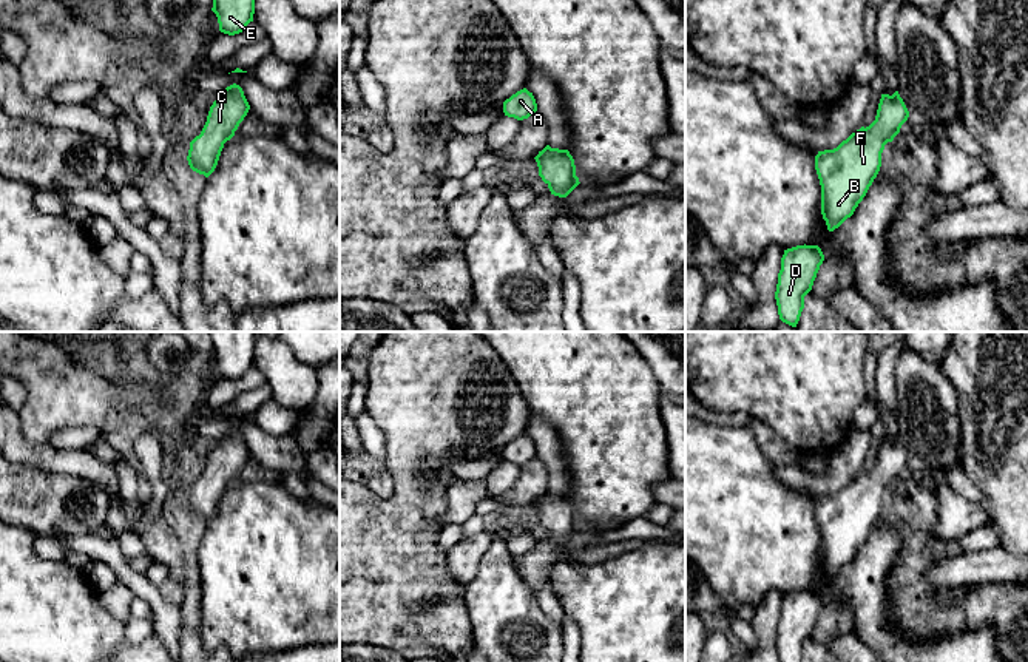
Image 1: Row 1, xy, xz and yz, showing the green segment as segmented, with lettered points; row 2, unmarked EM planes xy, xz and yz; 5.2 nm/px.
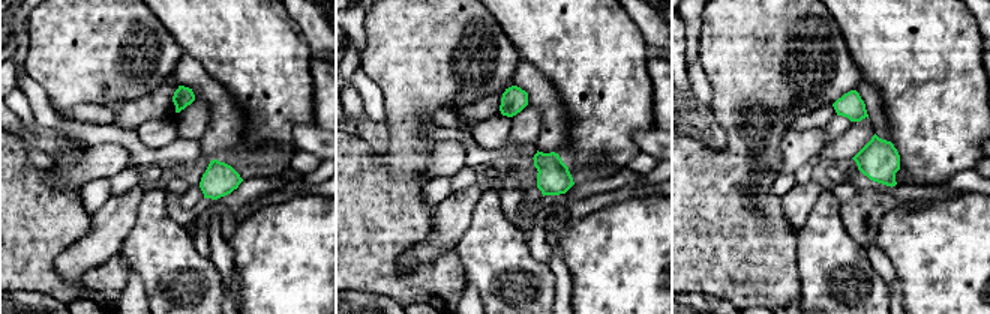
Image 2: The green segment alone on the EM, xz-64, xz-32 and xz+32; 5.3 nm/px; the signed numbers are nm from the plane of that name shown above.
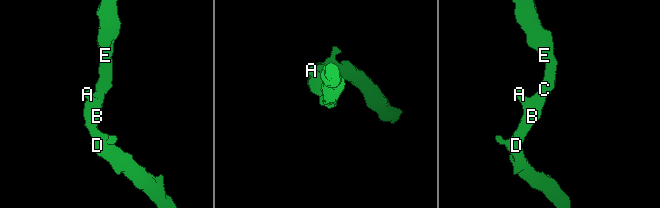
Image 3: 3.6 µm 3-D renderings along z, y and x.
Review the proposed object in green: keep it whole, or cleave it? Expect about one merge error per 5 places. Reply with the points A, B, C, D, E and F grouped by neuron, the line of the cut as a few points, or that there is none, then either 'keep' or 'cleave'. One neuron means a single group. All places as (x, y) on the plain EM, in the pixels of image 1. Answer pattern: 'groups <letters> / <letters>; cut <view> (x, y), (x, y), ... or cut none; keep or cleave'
groups A B C D E F; cut none; keep

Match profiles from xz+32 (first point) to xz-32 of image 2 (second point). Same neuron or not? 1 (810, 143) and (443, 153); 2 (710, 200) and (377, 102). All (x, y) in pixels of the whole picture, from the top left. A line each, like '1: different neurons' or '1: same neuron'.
1: same neuron
2: different neurons

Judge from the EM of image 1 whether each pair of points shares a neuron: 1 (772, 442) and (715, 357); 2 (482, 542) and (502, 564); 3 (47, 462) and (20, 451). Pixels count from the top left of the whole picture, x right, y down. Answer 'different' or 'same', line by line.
1: different
2: different
3: same

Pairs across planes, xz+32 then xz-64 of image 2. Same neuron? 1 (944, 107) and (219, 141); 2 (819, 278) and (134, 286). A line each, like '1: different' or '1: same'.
1: different
2: different

